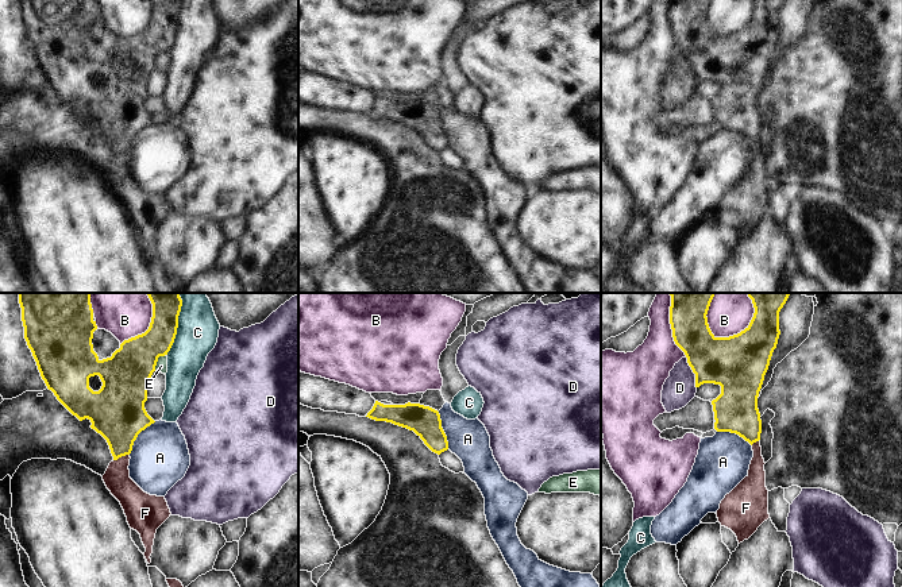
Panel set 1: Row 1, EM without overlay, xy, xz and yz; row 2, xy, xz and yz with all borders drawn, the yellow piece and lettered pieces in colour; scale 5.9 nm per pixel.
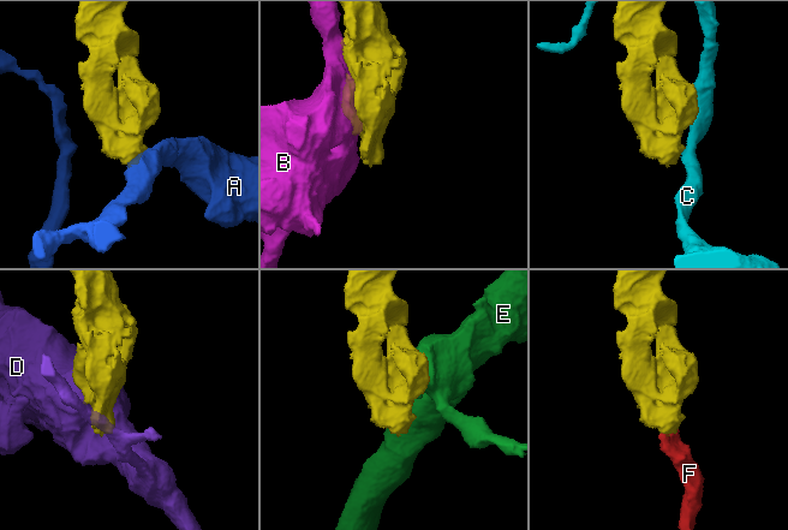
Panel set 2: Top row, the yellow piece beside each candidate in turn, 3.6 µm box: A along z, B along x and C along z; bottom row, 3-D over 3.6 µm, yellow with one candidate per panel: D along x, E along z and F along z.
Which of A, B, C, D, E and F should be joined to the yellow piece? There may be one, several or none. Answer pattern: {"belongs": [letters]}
{"belongs": ["F"]}

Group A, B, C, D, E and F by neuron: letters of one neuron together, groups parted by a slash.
A / B / C / D / E / F

